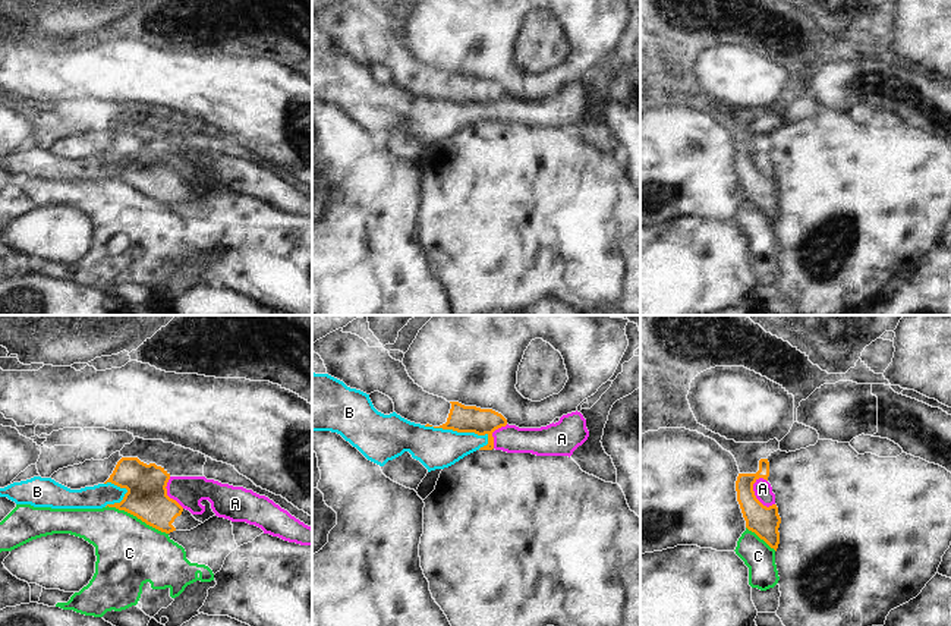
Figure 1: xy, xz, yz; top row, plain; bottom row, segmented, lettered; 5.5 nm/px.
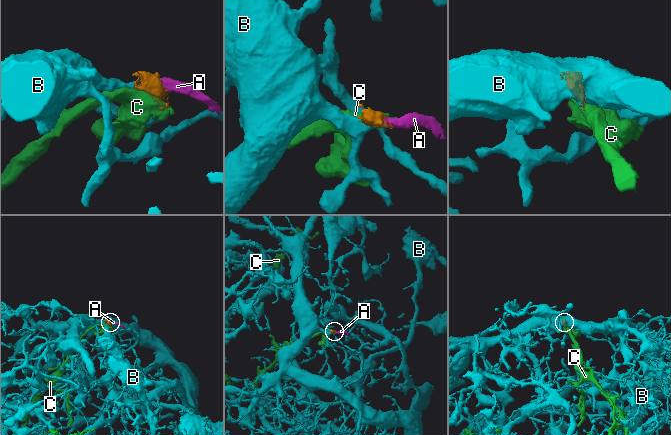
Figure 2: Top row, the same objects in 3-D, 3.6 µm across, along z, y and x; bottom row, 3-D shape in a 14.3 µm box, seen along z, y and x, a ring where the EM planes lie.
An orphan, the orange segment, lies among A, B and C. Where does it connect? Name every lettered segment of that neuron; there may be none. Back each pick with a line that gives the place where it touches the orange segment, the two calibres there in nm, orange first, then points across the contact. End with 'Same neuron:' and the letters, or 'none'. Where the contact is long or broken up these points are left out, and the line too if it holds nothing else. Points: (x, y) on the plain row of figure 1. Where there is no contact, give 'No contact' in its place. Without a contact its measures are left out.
Same neuron: none.

